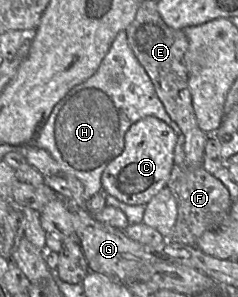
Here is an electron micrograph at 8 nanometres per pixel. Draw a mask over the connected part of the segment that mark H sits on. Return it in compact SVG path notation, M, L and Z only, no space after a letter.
M120 31L109 51L92 76L72 88L56 104L46 123L40 128L33 140L33 145L46 150L60 167L63 175L78 178L84 186L84 204L102 190L101 176L110 161L124 150L124 137L134 123L147 116L154 116L167 123L175 133L182 134L178 125L171 120L158 98L154 85L131 50L126 31Z

